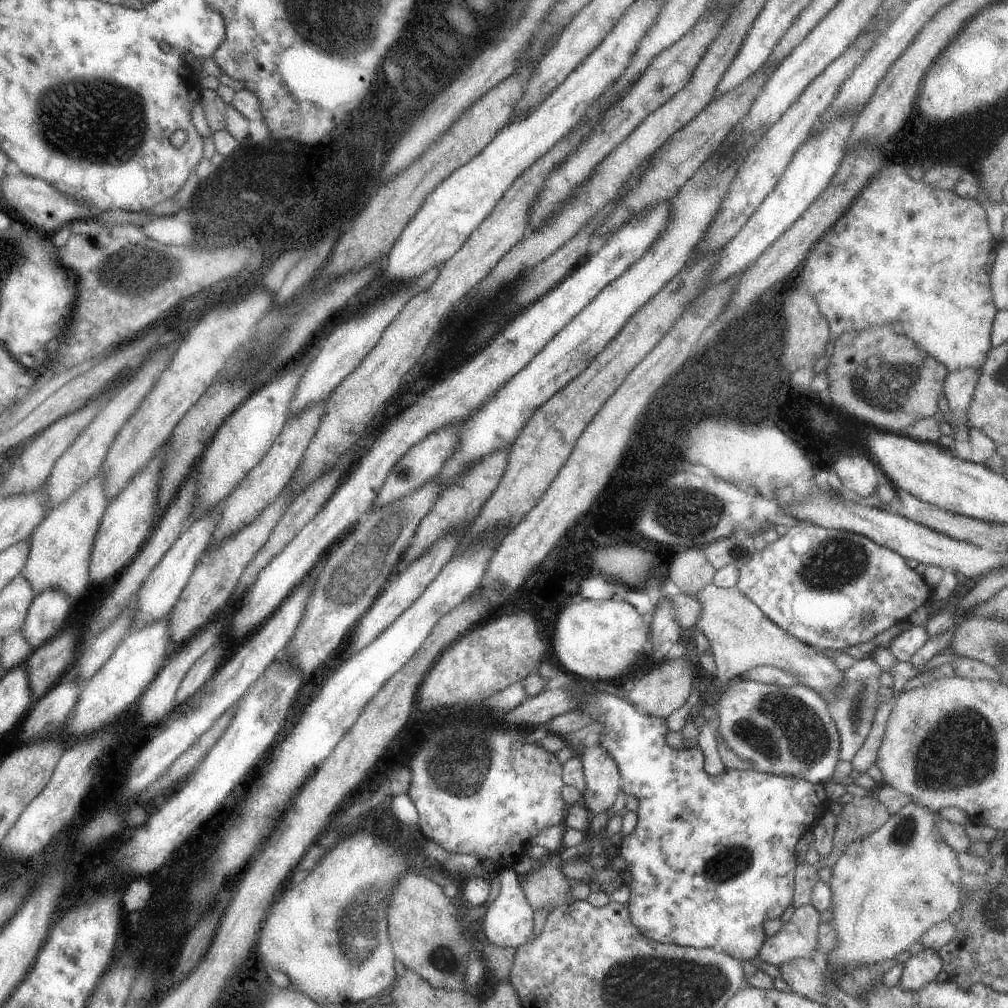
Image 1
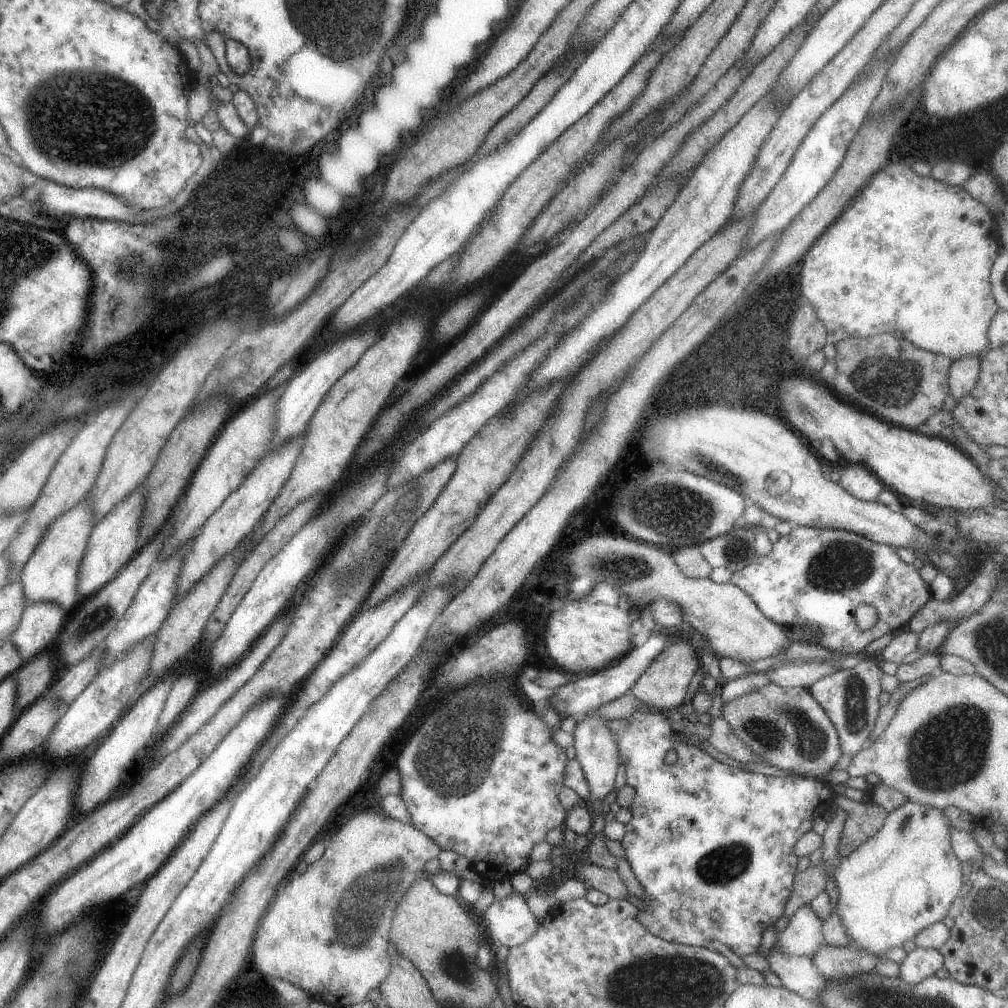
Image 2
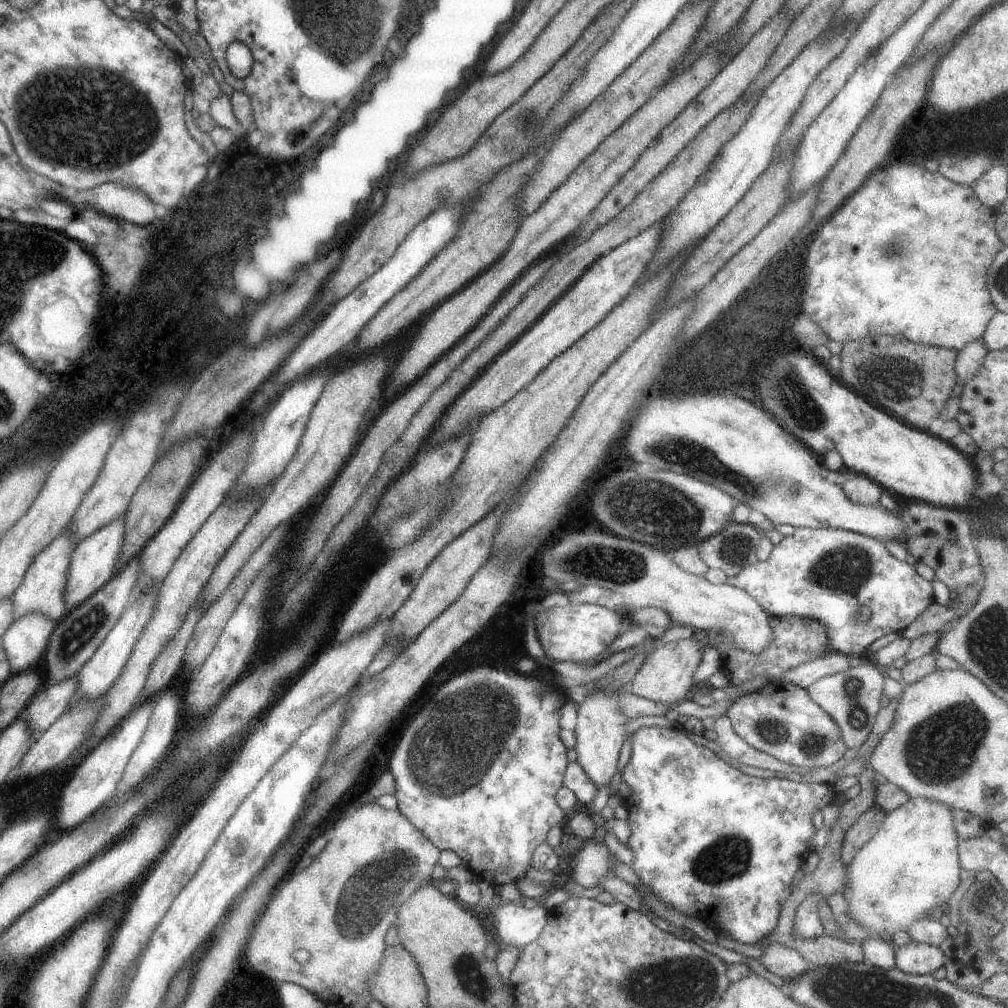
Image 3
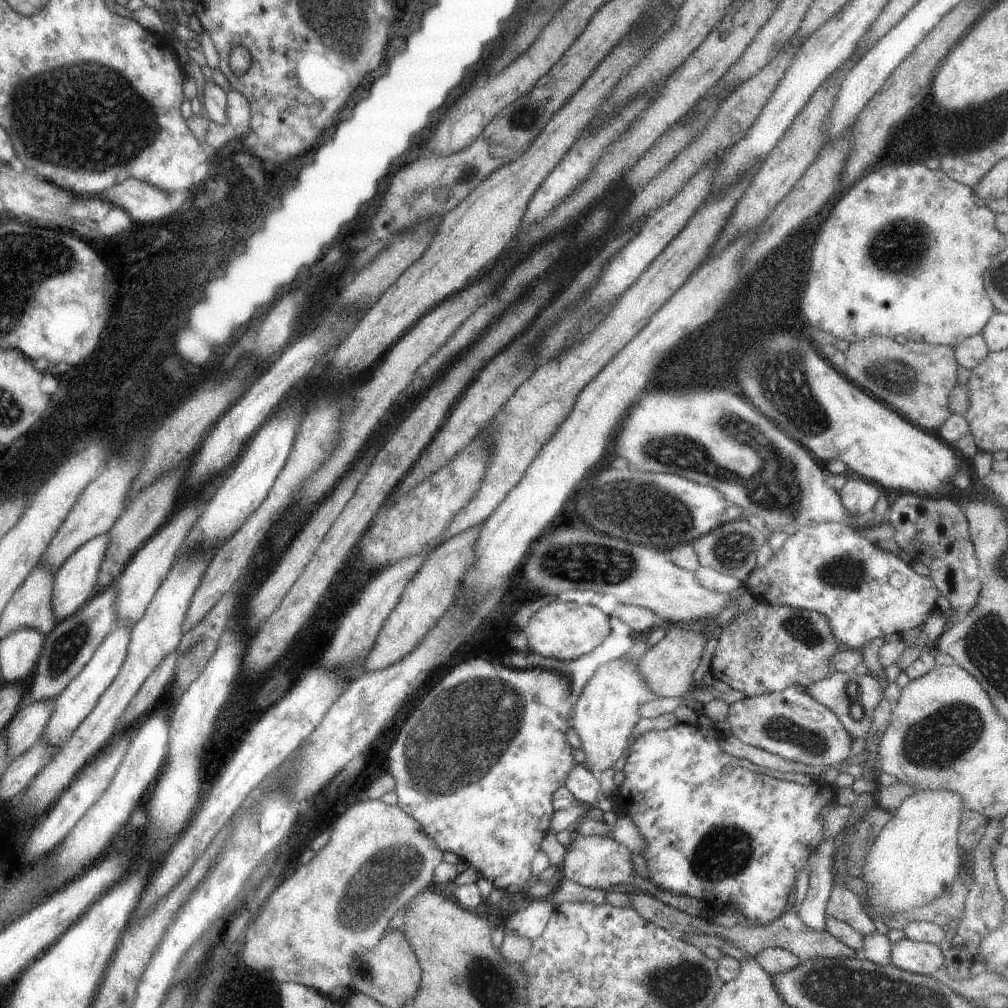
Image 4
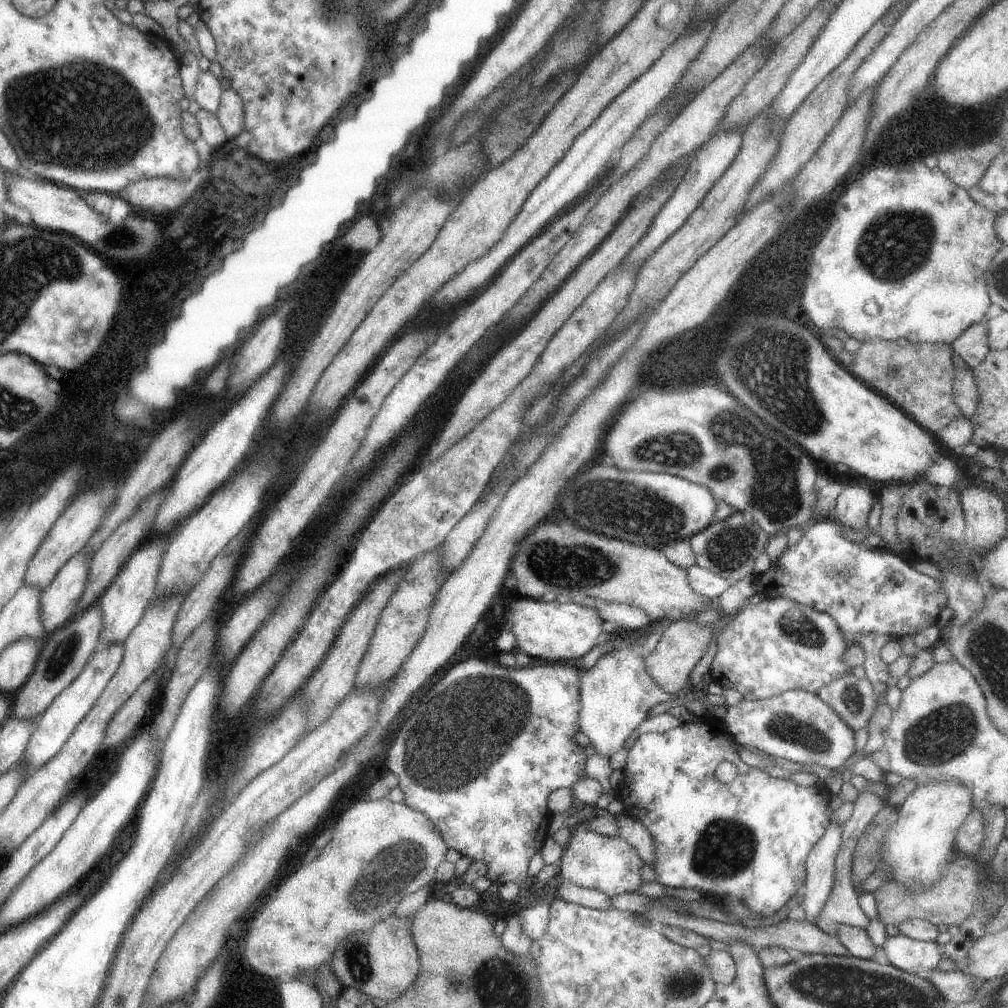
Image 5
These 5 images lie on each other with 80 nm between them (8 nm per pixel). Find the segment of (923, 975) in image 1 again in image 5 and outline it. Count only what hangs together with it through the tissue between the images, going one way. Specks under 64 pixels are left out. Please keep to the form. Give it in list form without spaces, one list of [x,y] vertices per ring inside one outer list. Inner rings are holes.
[[[886,934],[880,950],[880,960],[914,975],[921,975],[937,967],[943,955],[941,947],[934,941],[912,939],[901,934]]]

